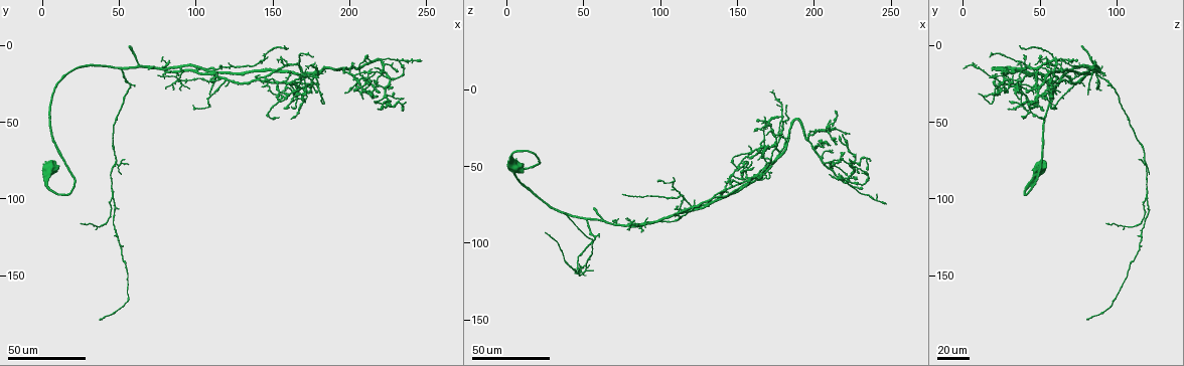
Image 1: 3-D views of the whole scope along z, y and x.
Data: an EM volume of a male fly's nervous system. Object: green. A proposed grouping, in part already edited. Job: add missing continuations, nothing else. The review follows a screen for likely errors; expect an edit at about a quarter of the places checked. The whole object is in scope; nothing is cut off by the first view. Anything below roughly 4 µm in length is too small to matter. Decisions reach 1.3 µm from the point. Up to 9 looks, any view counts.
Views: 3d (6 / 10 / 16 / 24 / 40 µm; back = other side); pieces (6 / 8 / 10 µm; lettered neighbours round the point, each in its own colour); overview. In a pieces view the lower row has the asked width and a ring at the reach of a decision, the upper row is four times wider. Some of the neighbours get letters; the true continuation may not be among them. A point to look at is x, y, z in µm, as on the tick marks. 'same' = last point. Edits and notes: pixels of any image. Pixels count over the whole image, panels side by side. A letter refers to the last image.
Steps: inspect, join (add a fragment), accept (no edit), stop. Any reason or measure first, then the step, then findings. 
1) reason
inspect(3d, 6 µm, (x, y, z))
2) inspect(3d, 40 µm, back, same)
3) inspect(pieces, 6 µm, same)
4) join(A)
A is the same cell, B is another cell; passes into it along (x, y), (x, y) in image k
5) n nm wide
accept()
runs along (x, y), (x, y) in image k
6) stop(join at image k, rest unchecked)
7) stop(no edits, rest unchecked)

free end
inspect(3d, 40 µm, (211, 24, 19))

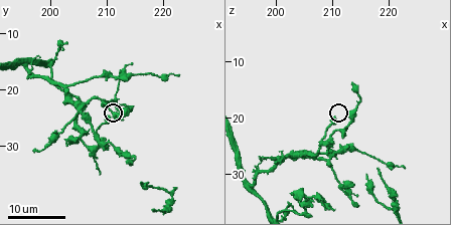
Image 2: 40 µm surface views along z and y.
what lies round it
inspect(pieces, 8 µm, (210.0, 25.0, 20.0))

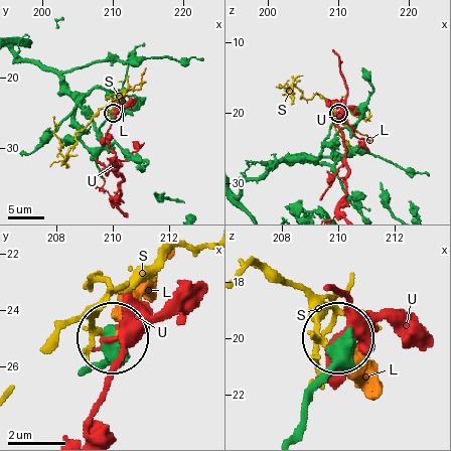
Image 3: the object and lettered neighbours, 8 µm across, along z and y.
520 nm wide
accept()
L, S and U are other cells; none of them fits

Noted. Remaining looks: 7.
free end
inspect(3d, 40 µm, (182, 32, 11))

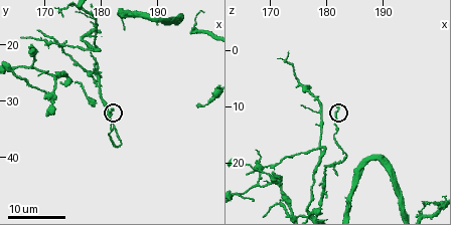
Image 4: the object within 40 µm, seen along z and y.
inspect(pieces, 6 µm, (182.0, 31.0, 10.0))

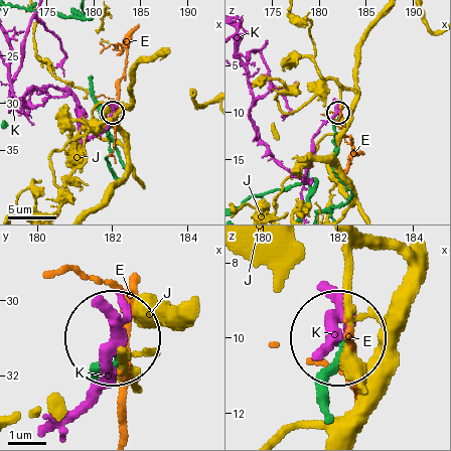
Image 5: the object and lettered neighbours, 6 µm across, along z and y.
accept()
E, J and K are other cells; none of them fits

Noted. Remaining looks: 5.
tapers out
inspect(3d, 40 µm, (107, 34, 66))

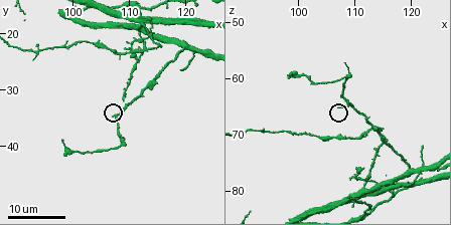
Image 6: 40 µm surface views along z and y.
inspect(pieces, 10 µm, (107.0, 34.5, 65.0))

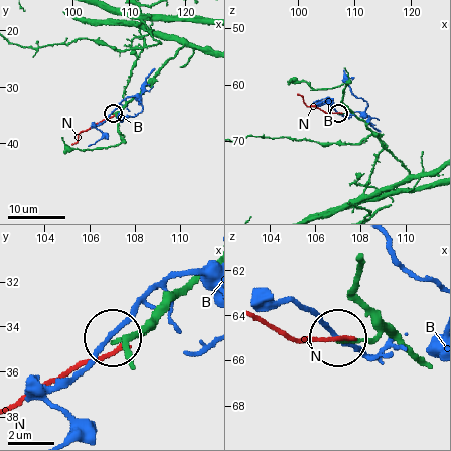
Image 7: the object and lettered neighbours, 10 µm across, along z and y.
accept()
B and N are other cells; runs along (402, 180), (408, 172), (363, 122), (349, 111), (338, 113) in image 7; none of them fits

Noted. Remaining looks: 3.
an open end
inspect(3d, 16 µm, (165.5, 19.0, 22.0))

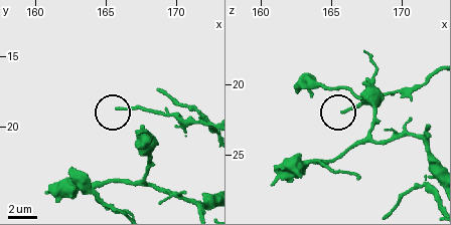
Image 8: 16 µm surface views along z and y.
inspect(pieces, 8 µm, (165.8, 18.8, 21.8))

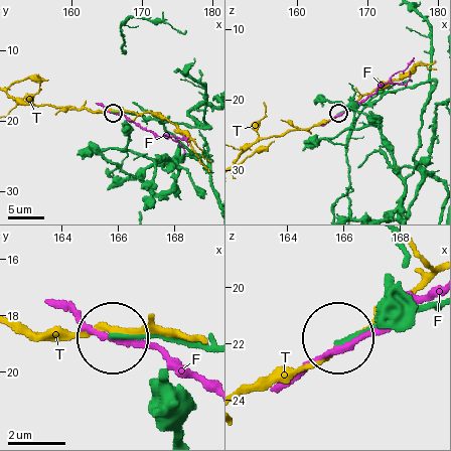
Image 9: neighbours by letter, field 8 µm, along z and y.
170 nm wide
accept()
F and T are other cells; runs along (208, 349), (117, 334) in image 9; none of them fits

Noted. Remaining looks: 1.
stop(no edits, rest unchecked)

